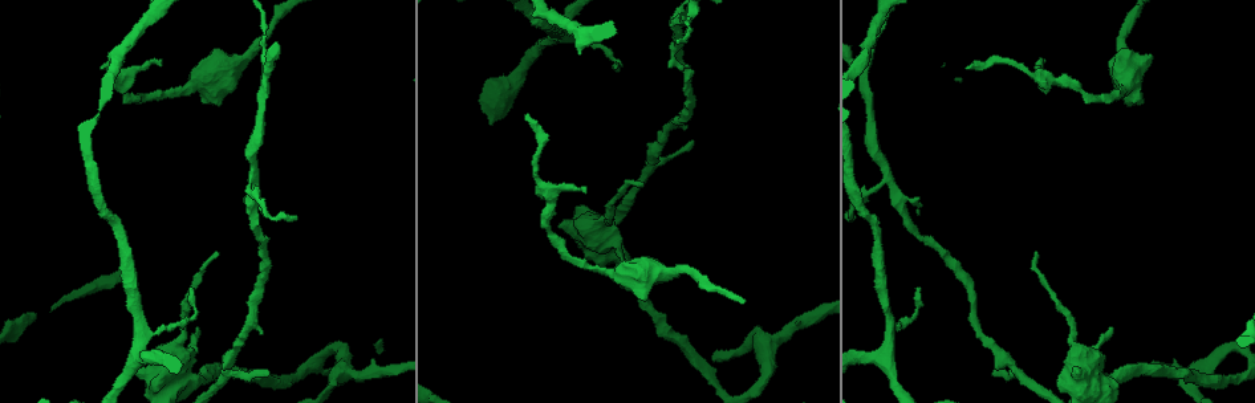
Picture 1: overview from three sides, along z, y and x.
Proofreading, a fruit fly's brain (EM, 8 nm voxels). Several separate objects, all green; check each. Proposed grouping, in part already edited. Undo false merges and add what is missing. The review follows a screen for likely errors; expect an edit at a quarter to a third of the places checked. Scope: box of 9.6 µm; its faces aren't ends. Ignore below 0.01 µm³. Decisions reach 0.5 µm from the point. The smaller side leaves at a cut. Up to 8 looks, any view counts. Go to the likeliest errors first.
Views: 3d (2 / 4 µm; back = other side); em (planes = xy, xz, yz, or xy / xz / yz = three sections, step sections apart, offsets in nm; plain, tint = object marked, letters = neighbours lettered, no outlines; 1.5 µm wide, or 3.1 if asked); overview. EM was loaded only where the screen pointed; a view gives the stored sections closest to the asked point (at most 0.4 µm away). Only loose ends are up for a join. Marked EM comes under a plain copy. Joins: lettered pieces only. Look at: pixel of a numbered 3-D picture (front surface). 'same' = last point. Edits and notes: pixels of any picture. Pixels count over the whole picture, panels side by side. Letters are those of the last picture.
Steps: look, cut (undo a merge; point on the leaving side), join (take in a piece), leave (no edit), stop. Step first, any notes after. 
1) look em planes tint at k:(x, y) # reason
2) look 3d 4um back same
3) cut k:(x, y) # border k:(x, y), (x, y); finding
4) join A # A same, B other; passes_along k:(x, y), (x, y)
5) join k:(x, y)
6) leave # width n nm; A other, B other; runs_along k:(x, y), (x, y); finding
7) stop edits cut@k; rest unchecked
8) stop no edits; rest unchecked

look 3d 4um at 1:(198, 327) # tapers out

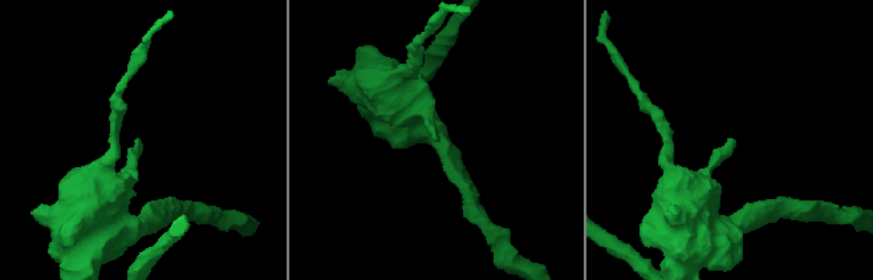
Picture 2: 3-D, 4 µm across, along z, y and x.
look em planes letters at 2:(139, 139) # shape alone is not enough

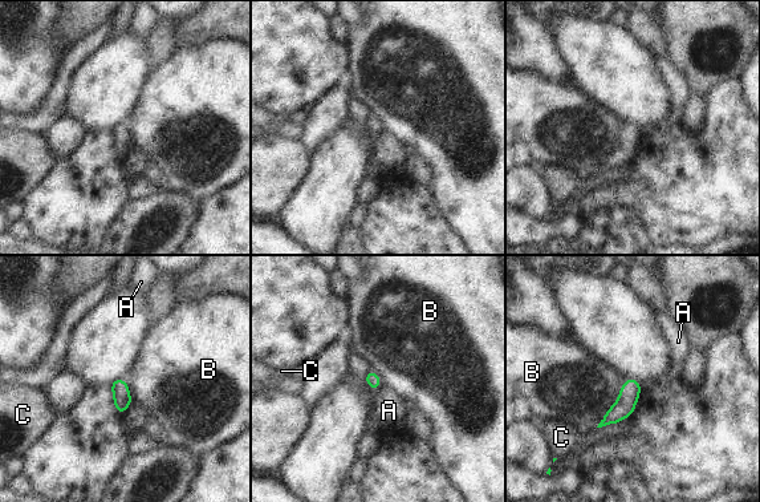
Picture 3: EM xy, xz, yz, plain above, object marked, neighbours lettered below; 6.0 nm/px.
leave # longest_contact B 360 nm; A other, B other, C other; border 3:(628, 379), (618, 400), (596, 426); none of them fits

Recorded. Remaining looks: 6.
look 3d 2um at 1:(559, 225) # an open end

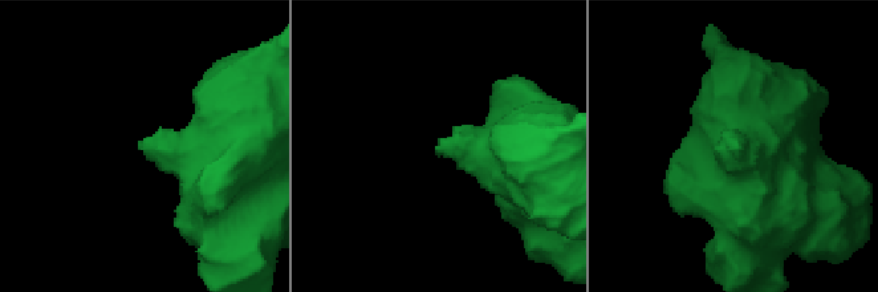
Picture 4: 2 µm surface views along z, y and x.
look em planes letters at 4:(141, 145) # shape alone is not enough

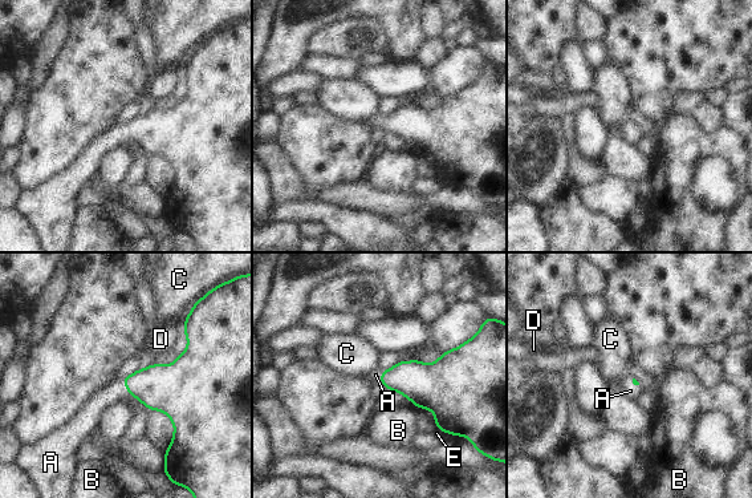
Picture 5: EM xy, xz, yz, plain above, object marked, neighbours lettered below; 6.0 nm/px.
join A # A same, B other, C other, D other, E other; passes_along 5:(167, 388), (126, 387), (114, 392); it goes on there

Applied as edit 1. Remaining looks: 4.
look 3d 2um at 1:(1015, 373) # sharp bend

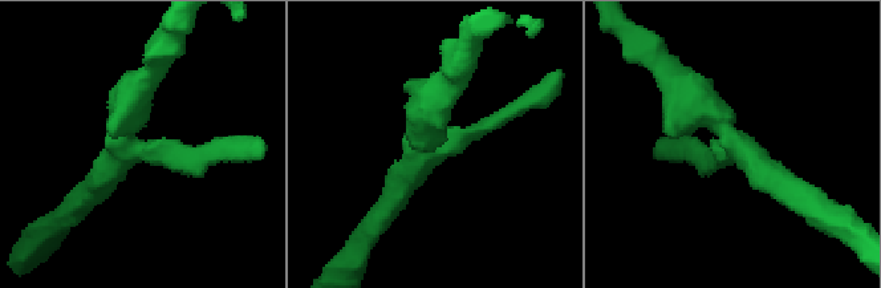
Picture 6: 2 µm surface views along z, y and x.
look em planes letters at 6:(729, 137)

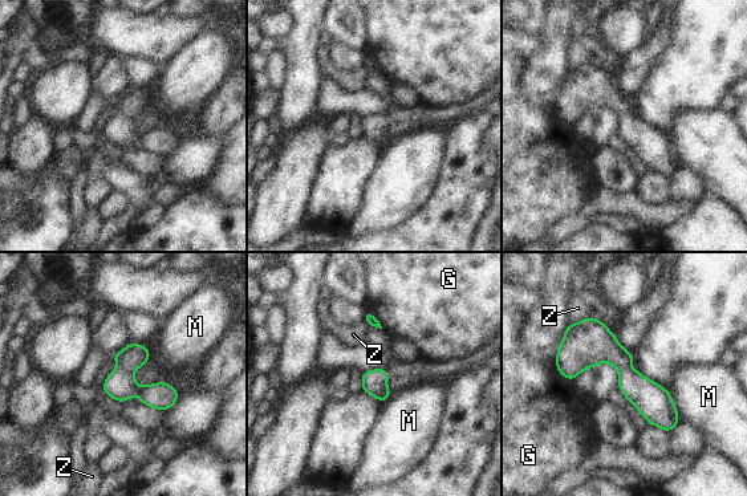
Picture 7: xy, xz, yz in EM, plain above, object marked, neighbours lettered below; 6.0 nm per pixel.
leave # G other, M other, Z other; runs_along 7:(569, 328), (601, 345), (674, 421); one neuron here

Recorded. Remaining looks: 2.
look em planes letters at 1:(124, 78) # sharp bend

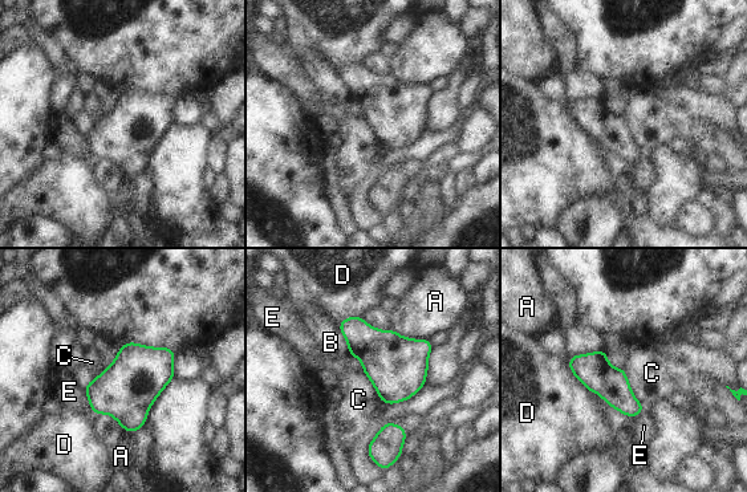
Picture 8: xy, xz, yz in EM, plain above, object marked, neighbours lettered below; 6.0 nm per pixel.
leave # A other, B other, C other, D other, E other; continuous, no second neuron

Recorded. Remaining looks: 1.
stop edits join@5; rest unchecked

